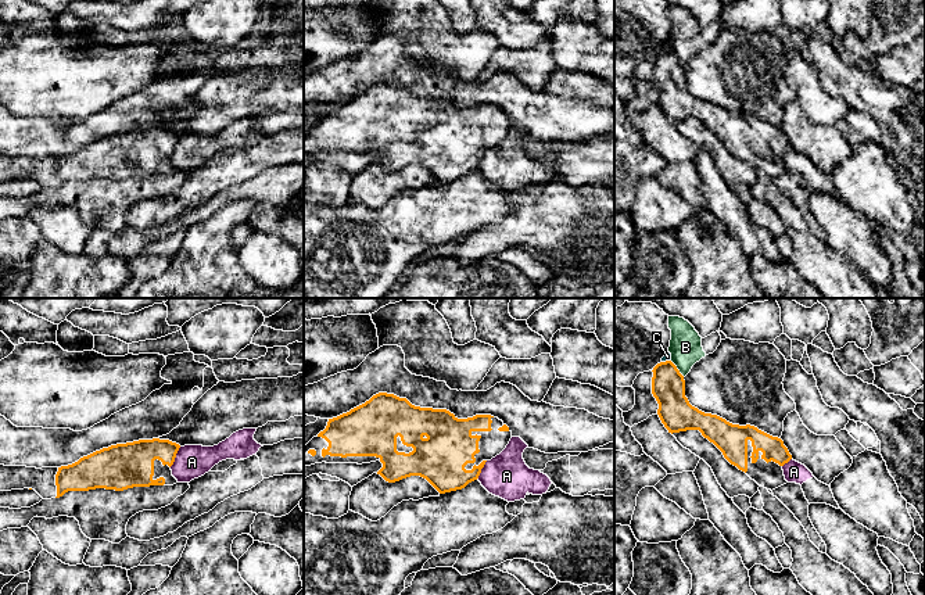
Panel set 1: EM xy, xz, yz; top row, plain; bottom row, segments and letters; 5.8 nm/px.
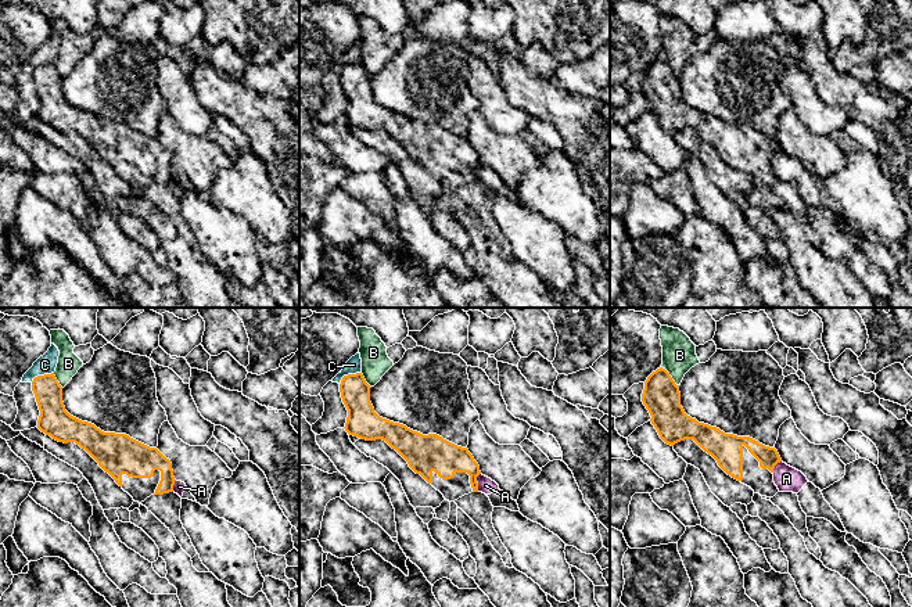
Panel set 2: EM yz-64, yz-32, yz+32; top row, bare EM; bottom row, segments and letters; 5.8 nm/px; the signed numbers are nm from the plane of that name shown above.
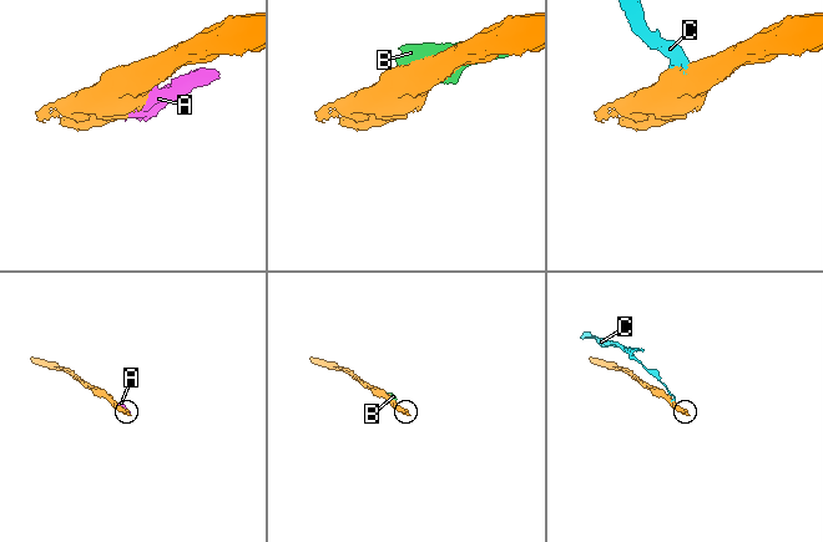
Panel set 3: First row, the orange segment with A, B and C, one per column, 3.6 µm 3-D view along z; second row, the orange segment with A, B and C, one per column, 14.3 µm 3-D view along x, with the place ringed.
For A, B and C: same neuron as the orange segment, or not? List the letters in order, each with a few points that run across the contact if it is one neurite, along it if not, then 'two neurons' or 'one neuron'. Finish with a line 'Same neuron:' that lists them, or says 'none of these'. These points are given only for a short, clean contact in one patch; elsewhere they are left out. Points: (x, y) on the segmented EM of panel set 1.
A: xy (180, 447), (169, 466) | two neurons
B: two neurons
C: yz (670, 359), (662, 362) | two neurons
Same neuron: none of these

